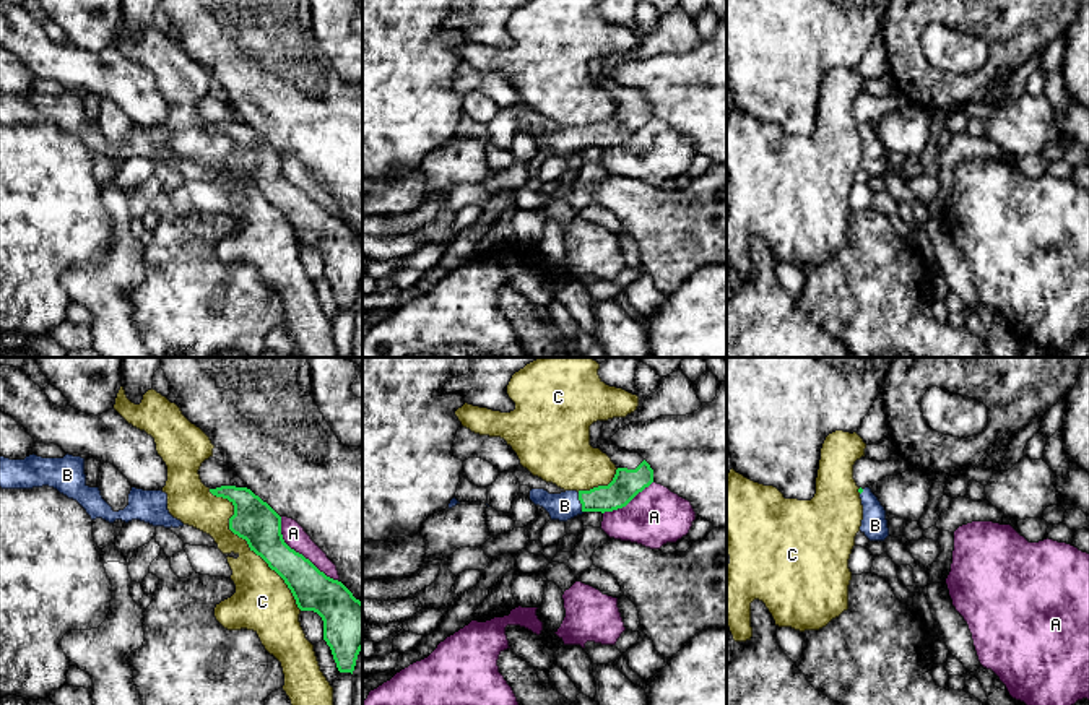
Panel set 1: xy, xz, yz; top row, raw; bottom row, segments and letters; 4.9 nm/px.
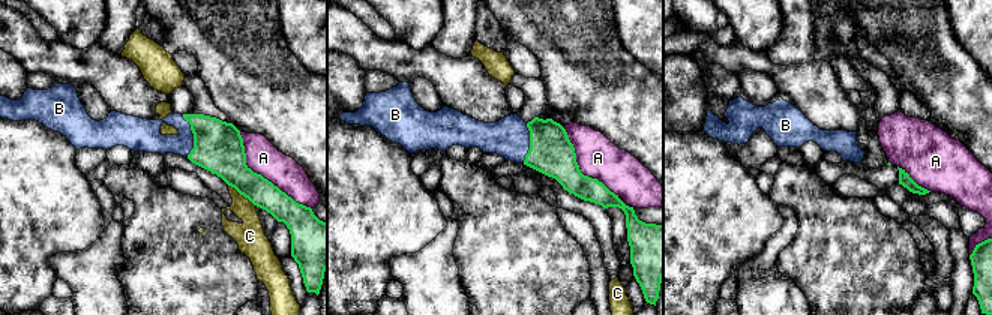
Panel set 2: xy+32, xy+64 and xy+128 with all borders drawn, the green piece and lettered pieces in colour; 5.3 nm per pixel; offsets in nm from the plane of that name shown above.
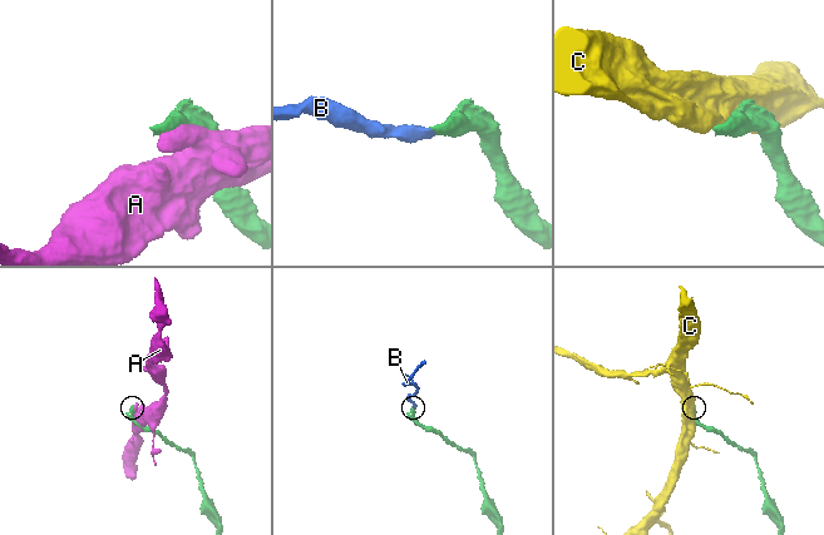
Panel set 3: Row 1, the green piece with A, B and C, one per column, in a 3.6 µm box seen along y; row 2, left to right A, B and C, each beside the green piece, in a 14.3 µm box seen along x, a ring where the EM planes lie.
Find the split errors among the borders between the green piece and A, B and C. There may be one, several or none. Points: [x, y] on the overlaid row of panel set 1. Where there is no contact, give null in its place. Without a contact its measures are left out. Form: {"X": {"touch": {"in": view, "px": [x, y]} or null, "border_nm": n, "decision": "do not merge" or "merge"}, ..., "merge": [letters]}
{"A": {"touch": {"in": "xy", "px": [298, 553]}, "border_nm": 440, "decision": "do not merge"}, "B": {"touch": {"in": "xz", "px": [581, 502]}, "border_nm": 110, "decision": "merge"}, "C": {"touch": {"in": "xy", "px": [247, 543]}, "border_nm": 750, "decision": "do not merge"}, "merge": ["B"]}

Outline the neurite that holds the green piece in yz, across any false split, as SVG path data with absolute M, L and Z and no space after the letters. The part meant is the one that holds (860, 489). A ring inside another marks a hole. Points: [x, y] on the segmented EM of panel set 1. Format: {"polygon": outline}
{"polygon": "M870 487L858 489L861 505L863 505L863 520L860 531L870 541L884 541L889 536L886 510L878 500L878 497L871 492Z"}

